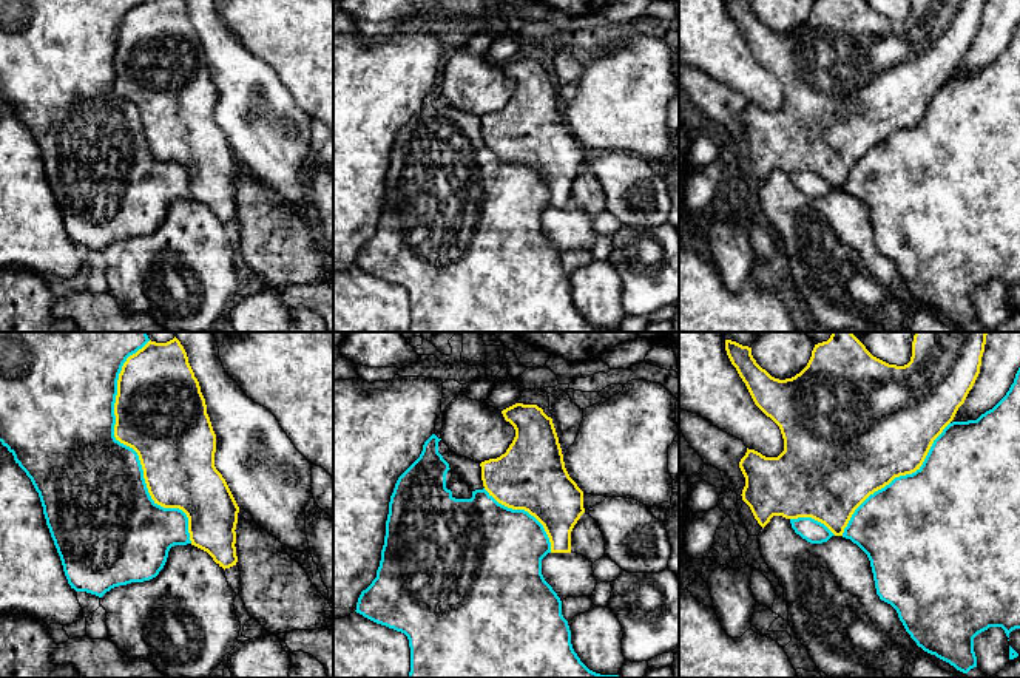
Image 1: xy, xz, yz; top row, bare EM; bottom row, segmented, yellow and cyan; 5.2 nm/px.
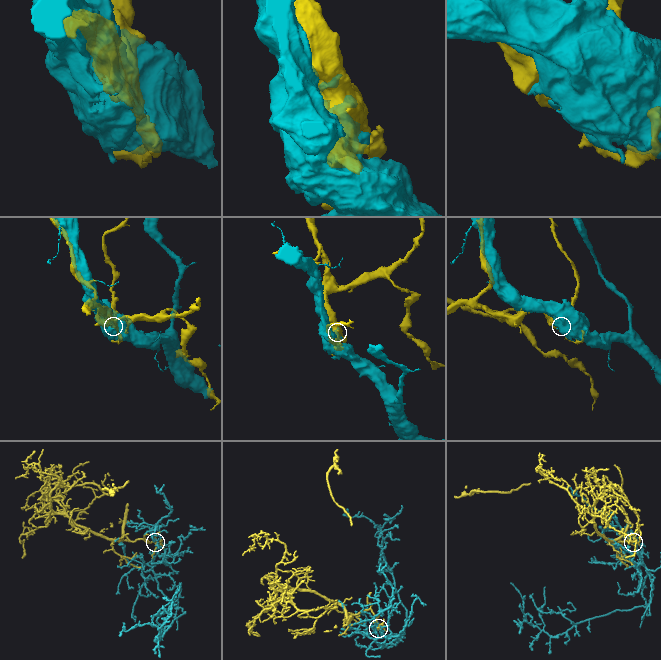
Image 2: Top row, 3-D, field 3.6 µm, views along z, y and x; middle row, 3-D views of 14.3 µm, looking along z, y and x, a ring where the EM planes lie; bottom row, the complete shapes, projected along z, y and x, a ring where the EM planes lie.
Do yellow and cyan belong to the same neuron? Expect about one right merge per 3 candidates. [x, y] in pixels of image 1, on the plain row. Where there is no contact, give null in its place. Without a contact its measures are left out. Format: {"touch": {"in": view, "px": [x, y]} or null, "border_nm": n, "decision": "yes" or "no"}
{"touch": {"in": "xy", "px": [133, 102]}, "border_nm": 1050, "decision": "no"}

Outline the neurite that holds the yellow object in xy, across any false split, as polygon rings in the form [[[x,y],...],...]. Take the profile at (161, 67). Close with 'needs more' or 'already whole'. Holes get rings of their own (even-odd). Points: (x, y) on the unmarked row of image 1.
[[[144,0],[130,9],[119,28],[114,69],[114,91],[137,107],[154,158],[182,164],[188,171],[191,199],[207,205],[224,224],[236,219],[235,184],[239,161],[225,133],[214,120],[216,88],[184,0]]] | already whole

